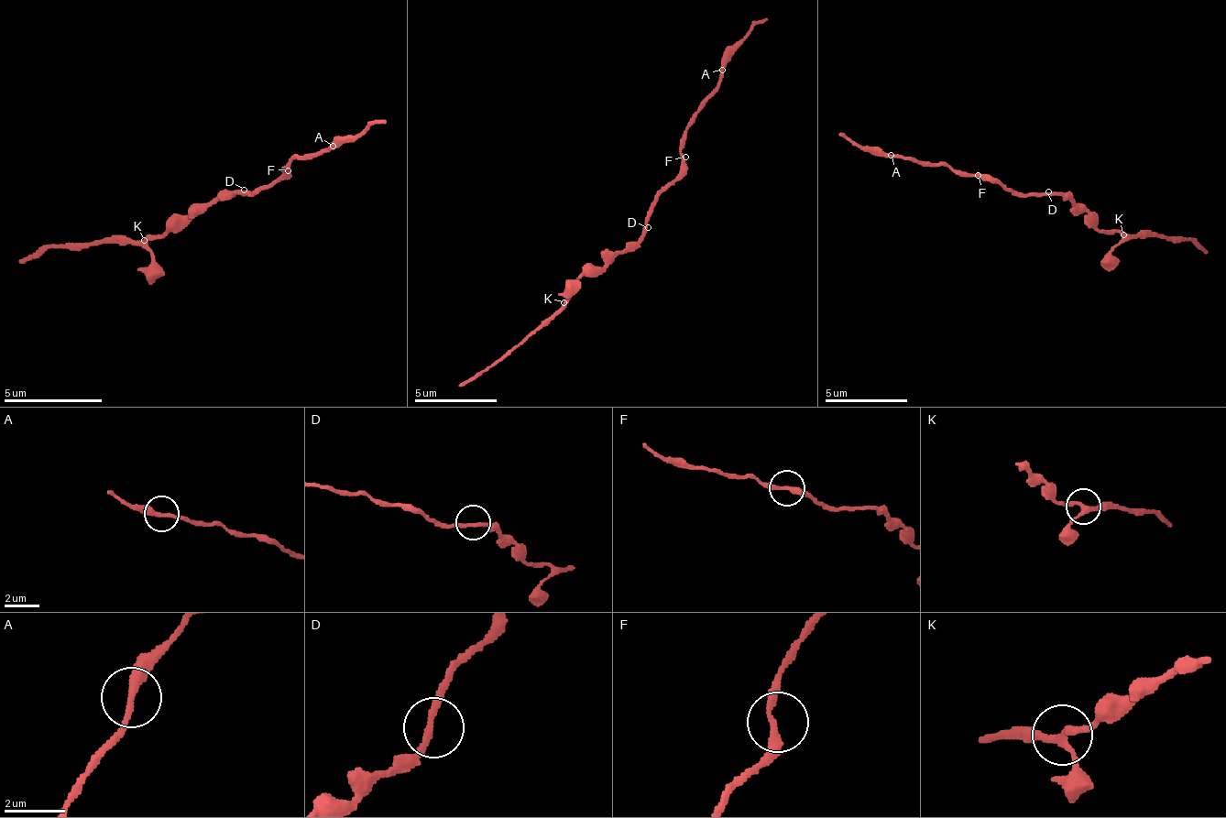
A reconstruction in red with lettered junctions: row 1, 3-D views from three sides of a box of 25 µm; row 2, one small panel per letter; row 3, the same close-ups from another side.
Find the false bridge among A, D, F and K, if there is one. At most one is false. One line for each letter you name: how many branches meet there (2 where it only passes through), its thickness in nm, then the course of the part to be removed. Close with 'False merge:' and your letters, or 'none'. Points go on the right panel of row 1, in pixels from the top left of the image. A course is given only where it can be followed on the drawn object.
False merge: none

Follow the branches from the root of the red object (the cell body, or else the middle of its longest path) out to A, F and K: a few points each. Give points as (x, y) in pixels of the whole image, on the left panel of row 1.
A: (239, 194), (258, 194), (293, 160), (303, 160), (333, 146)
F: (239, 194), (258, 194), (268, 190), (288, 170)
K: (239, 194), (219, 194), (210, 204), (200, 204), (165, 234), (150, 234), (146, 239)

